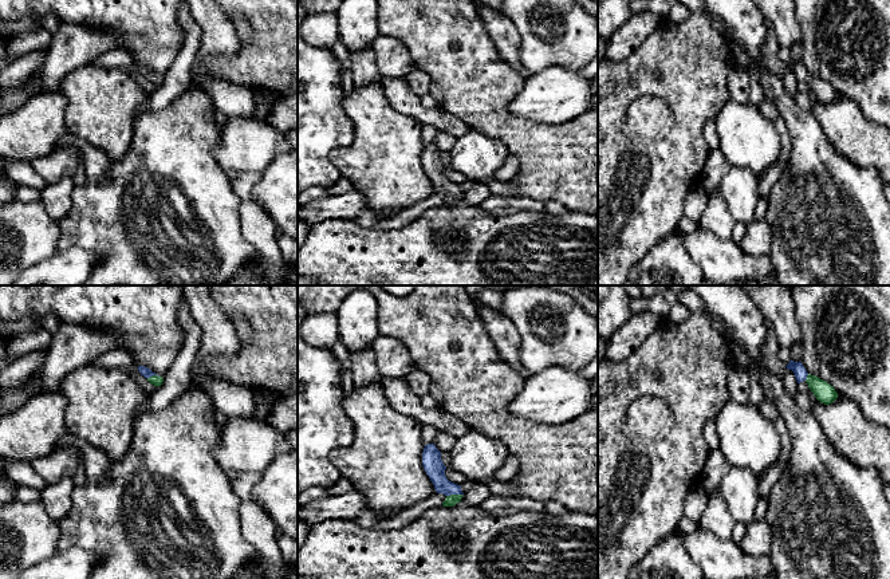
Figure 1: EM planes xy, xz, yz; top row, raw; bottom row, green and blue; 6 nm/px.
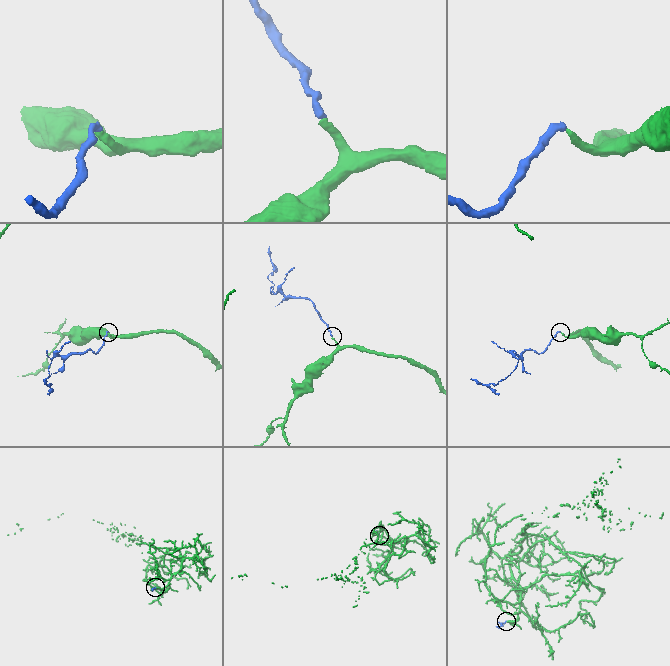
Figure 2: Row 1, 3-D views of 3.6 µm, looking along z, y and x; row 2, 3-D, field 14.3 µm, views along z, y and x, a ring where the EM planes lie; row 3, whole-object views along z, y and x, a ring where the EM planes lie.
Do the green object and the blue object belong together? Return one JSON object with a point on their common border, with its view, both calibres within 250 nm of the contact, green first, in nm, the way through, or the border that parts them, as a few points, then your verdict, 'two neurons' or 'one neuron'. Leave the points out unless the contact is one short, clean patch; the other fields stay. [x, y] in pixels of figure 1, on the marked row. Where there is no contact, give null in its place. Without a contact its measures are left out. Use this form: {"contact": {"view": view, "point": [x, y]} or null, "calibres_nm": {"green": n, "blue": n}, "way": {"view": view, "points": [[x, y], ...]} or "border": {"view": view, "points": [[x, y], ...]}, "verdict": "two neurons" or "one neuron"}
{"contact": {"view": "xz", "point": [453, 495]}, "calibres_nm": {"green": 70, "blue": 120}, "way": {"view": "xz", "points": [[451, 500], [453, 495], [440, 481], [433, 465]]}, "verdict": "one neuron"}

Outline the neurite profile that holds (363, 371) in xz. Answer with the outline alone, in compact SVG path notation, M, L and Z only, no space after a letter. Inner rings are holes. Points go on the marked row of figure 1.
M371 347L350 352L350 362L350 373L354 386L366 386L379 382L381 375L375 366L375 354Z

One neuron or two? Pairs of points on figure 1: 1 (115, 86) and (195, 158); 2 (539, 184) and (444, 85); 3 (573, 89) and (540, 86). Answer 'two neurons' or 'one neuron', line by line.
1: two neurons
2: one neuron
3: one neuron

